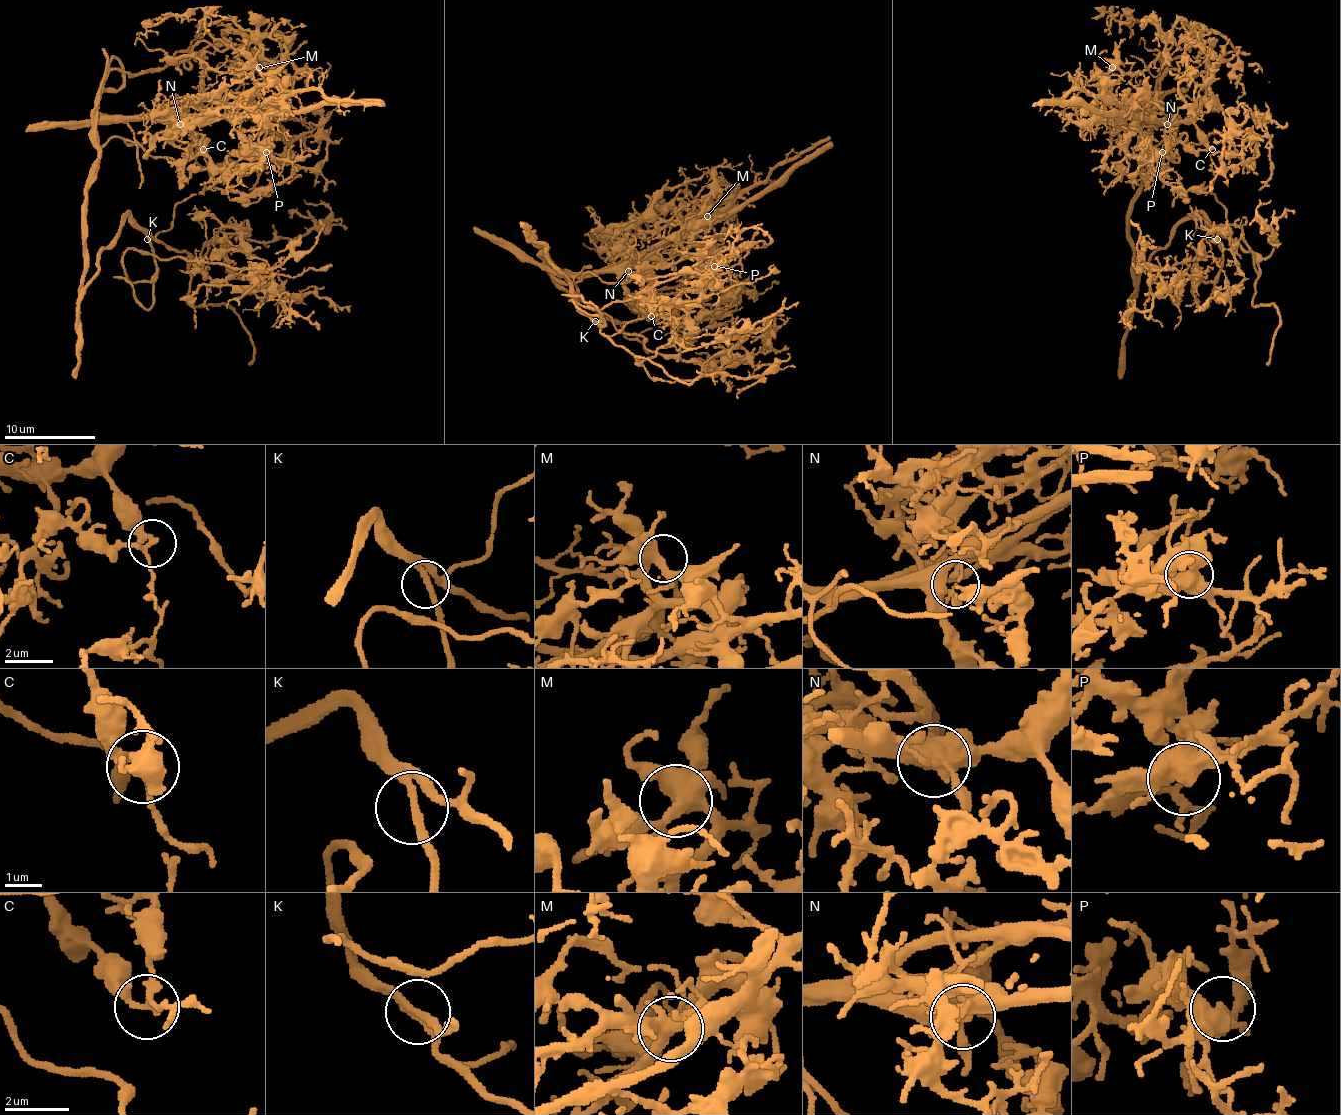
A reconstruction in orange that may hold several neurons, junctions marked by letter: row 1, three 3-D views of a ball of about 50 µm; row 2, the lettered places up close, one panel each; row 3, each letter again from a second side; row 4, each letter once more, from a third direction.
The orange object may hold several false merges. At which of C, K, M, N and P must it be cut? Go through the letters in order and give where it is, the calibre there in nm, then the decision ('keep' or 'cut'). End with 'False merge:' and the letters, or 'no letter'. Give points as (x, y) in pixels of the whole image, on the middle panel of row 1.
C: (651, 316) | 200 nm | cut
K: (595, 321) | 200 nm | keep
M: (707, 216) | 360 nm | keep
N: (628, 271) | 240 nm | cut
P: (714, 266) | 480 nm | keep
False merge: C, N

